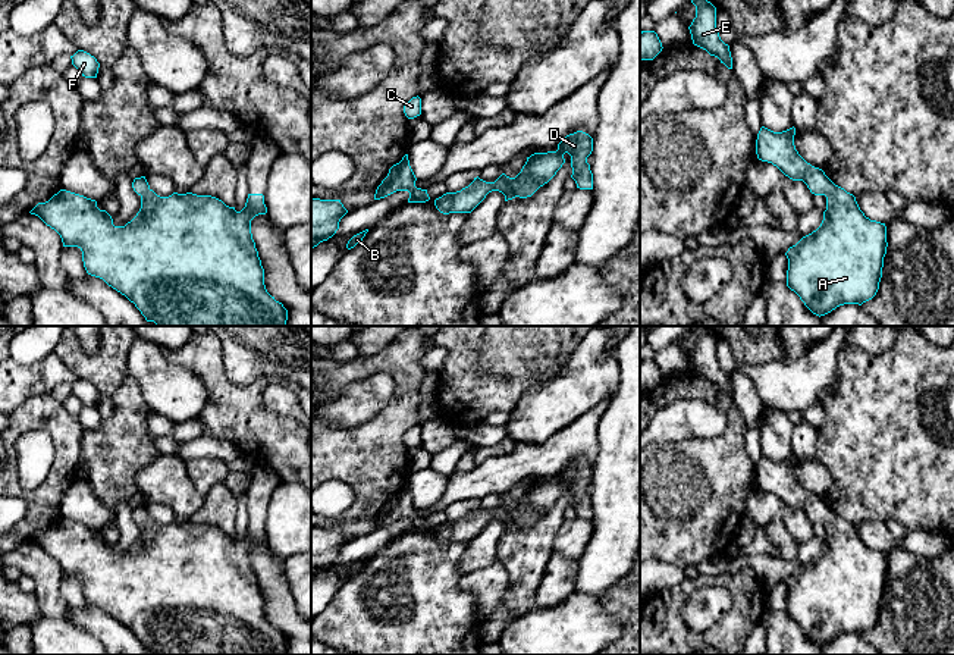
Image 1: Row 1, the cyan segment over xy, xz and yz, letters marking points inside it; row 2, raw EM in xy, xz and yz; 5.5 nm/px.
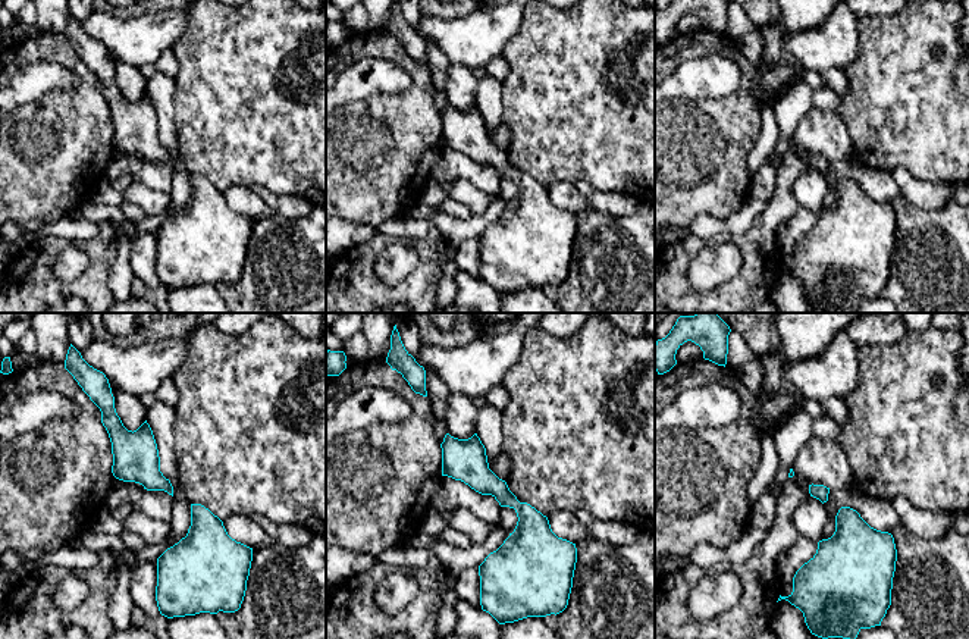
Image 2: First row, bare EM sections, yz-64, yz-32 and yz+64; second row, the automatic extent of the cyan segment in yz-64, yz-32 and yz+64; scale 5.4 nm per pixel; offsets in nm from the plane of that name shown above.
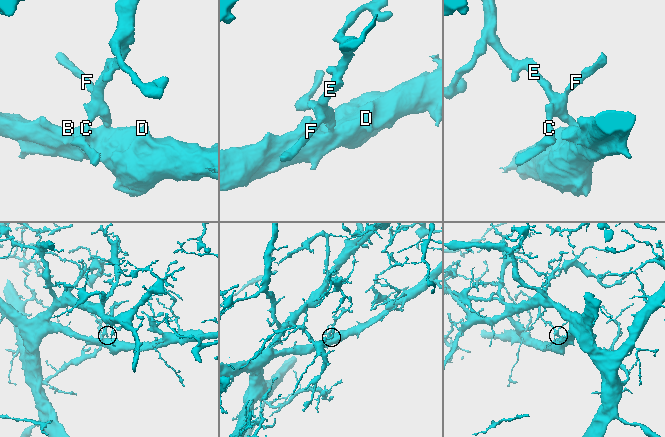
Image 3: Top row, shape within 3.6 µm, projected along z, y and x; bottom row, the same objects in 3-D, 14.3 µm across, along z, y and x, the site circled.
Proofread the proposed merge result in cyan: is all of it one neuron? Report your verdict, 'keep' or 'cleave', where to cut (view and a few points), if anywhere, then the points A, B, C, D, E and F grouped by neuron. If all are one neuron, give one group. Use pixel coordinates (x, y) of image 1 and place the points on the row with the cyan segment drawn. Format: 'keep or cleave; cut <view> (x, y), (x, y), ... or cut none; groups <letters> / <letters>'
keep; cut none; groups A B C D E F

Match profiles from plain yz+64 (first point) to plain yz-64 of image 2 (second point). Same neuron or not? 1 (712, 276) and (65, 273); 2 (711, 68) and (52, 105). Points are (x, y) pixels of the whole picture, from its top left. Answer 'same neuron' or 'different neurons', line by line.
1: same neuron
2: different neurons

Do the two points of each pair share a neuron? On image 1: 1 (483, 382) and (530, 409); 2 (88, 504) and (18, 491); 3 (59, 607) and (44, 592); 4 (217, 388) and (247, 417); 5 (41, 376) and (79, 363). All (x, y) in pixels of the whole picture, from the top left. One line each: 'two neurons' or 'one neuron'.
1: two neurons
2: two neurons
3: one neuron
4: one neuron
5: two neurons

